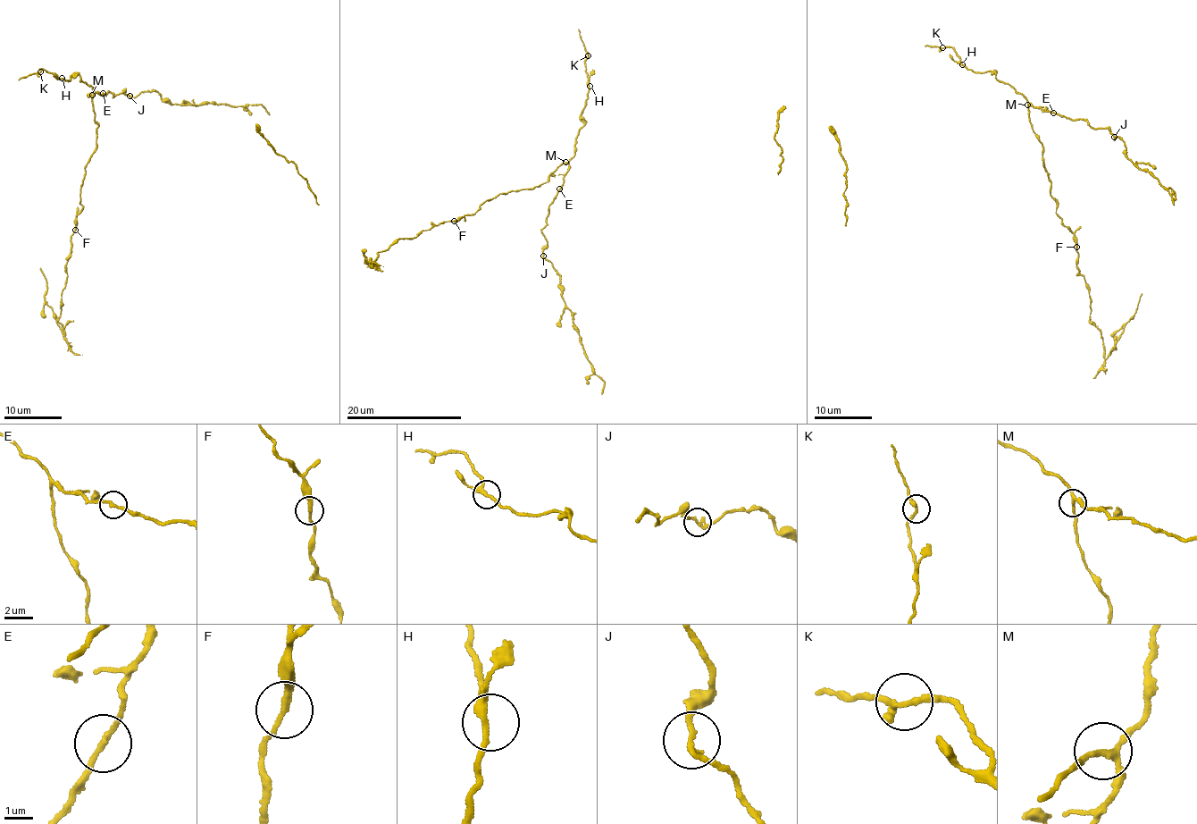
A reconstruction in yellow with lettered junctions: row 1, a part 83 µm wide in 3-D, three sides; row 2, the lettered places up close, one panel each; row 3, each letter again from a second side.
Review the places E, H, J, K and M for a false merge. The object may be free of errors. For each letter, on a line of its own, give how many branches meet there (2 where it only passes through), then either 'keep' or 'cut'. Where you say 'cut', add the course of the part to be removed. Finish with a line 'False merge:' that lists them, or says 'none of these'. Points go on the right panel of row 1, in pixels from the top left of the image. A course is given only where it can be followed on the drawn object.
E: 2 | keep
H: 3 | keep
J: 2 | keep
K: 2 | keep
M: 3 | cut | (1027, 105), (1057, 214), (1074, 233), (1077, 268), (1089, 292), (1089, 322), (1100, 332), (1105, 360), (1142, 293)
False merge: M

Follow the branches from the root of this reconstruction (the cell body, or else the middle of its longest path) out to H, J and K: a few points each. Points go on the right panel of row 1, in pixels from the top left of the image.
H: (1015, 88), (997, 79), (991, 72), (974, 71), (962, 64)
J: (1015, 88), (1033, 106), (1070, 120), (1087, 121), (1095, 129), (1107, 129), (1114, 137)
K: (1015, 88), (997, 79), (991, 72), (966, 69), (952, 48), (942, 47)

